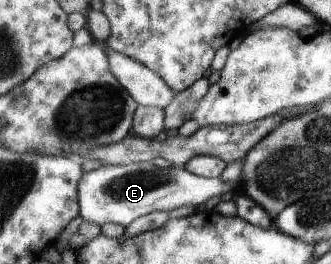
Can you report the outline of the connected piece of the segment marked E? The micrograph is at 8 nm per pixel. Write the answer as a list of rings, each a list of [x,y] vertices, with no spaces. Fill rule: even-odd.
[[[145,161],[128,165],[103,165],[86,172],[80,180],[80,210],[85,221],[99,226],[113,222],[126,228],[135,219],[153,211],[170,211],[179,206],[195,206],[197,209],[211,206],[221,194],[232,192],[242,182],[233,184],[221,177],[208,179],[194,175],[185,167],[158,168]]]

